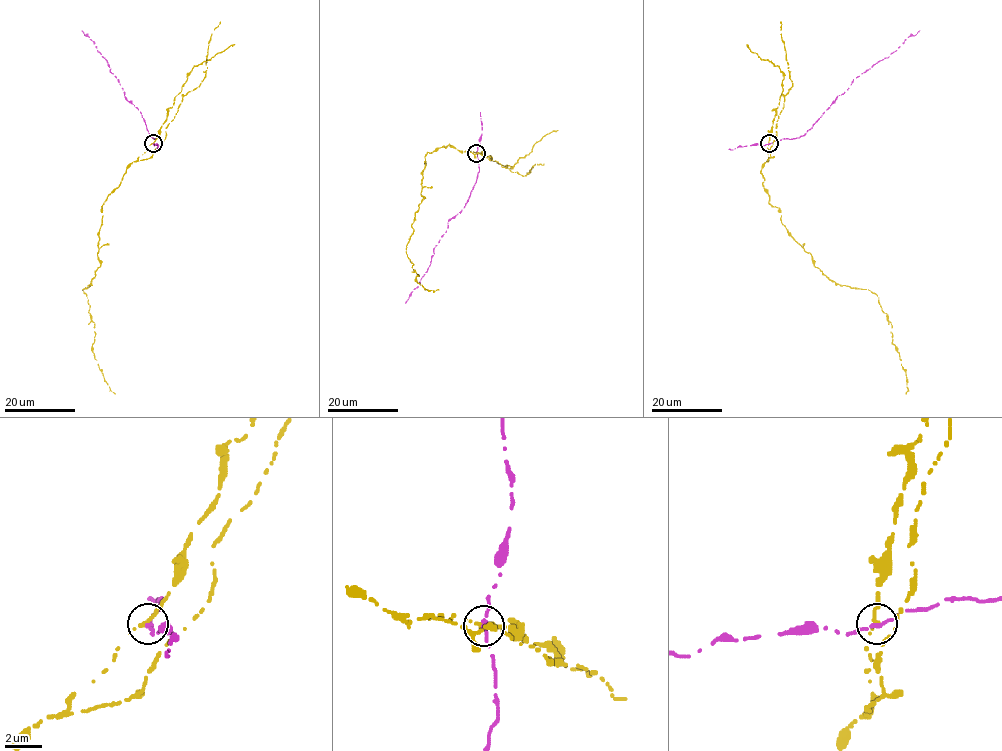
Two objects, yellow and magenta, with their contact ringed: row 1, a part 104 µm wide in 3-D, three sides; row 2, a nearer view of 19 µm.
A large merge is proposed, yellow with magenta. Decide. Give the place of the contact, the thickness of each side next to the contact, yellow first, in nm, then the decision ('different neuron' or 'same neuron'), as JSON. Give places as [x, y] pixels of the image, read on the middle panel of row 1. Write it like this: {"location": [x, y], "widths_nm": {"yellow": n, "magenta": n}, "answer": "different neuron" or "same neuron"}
{"location": [476, 153], "widths_nm": {"yellow": 280, "magenta": 280}, "answer": "different neuron"}

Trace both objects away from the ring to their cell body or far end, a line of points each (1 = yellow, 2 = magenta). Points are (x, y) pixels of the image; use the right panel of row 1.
1: (769, 144), (782, 92), (771, 157), (761, 169), (768, 202), (829, 280), (877, 296), (906, 371), (906, 393)
2: (769, 144), (802, 136), (853, 80), (919, 31)

